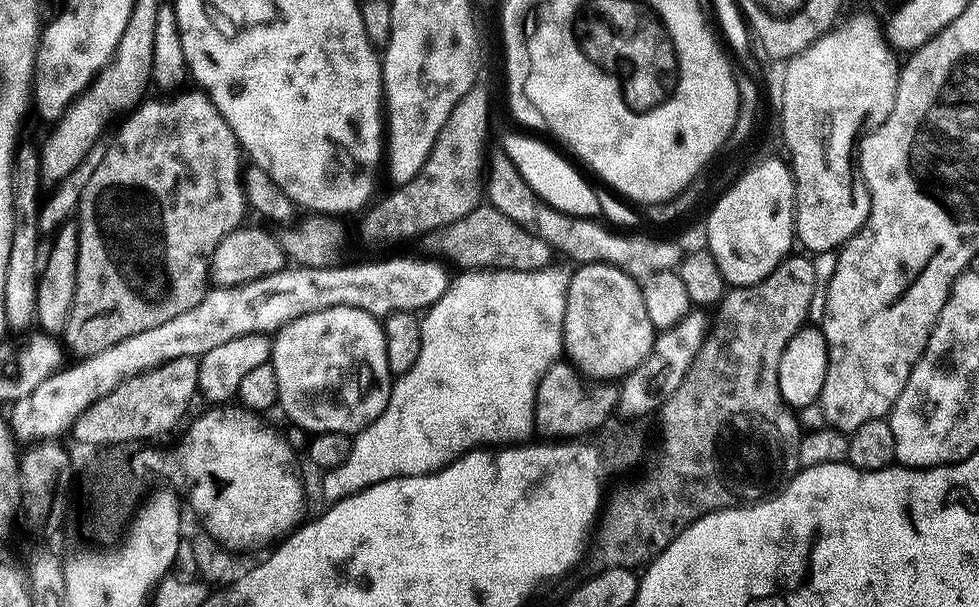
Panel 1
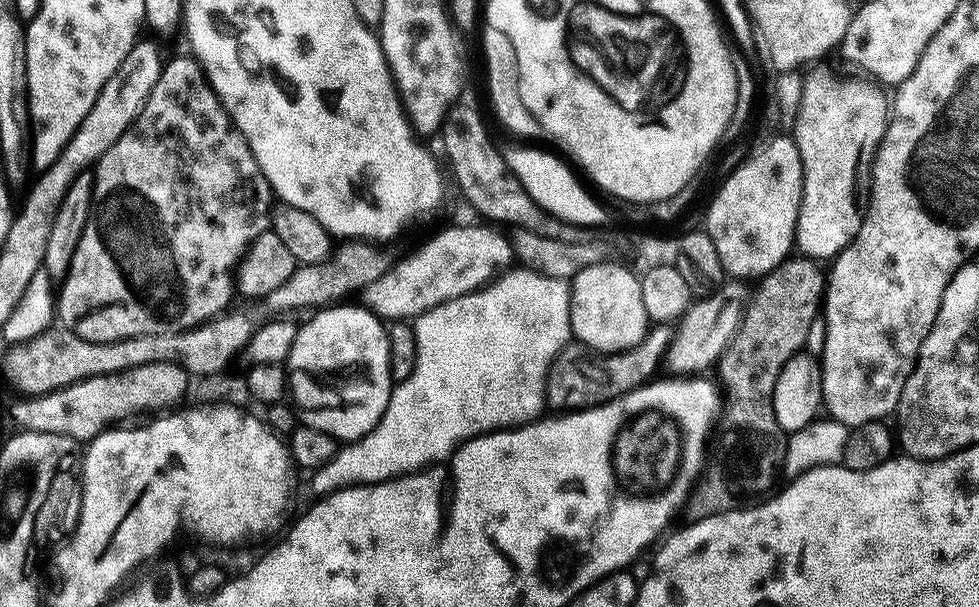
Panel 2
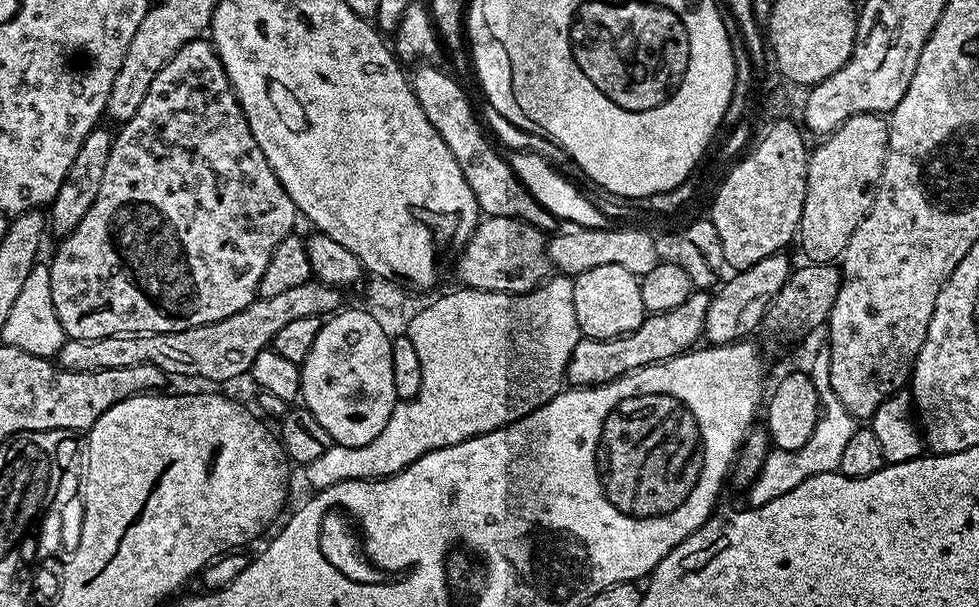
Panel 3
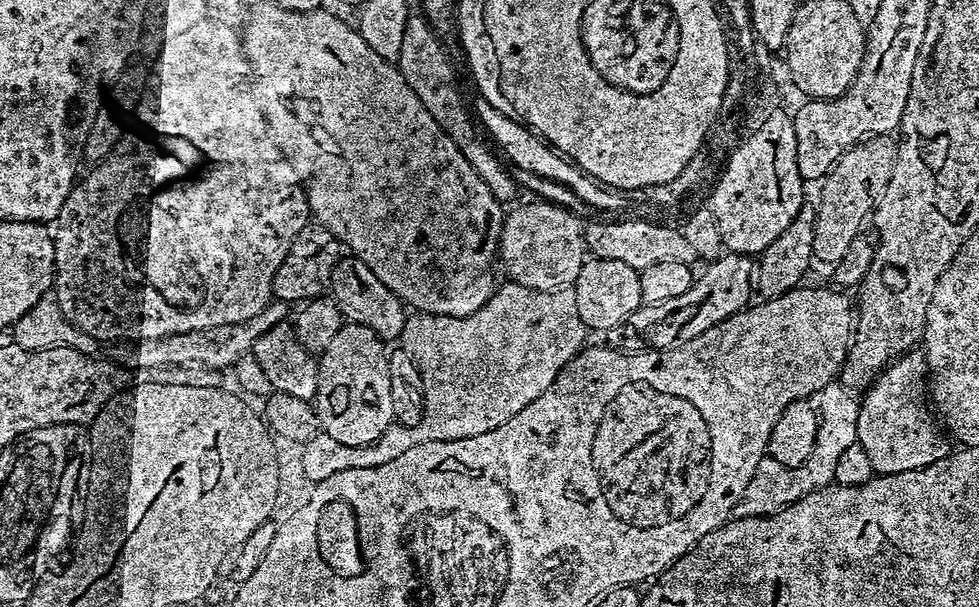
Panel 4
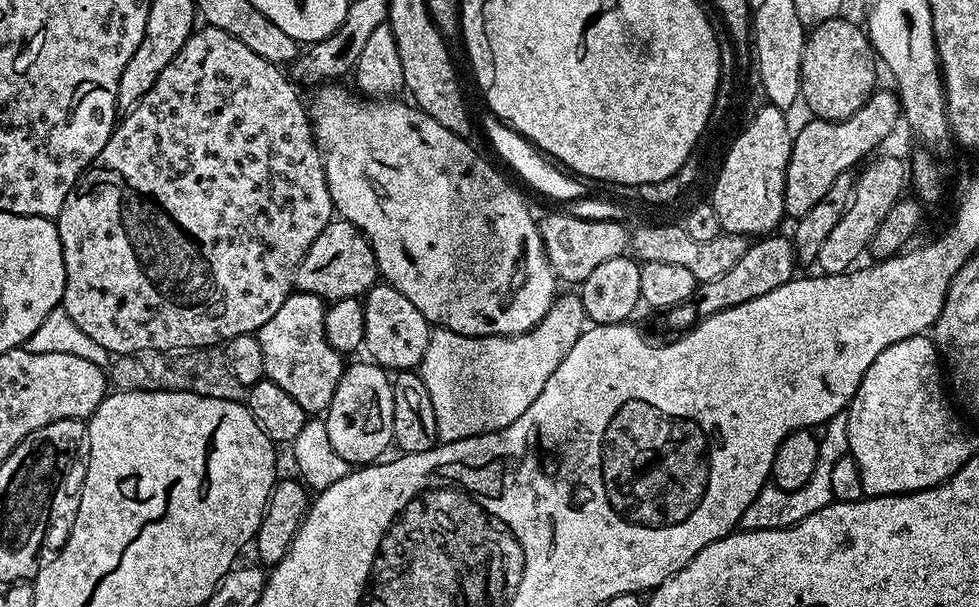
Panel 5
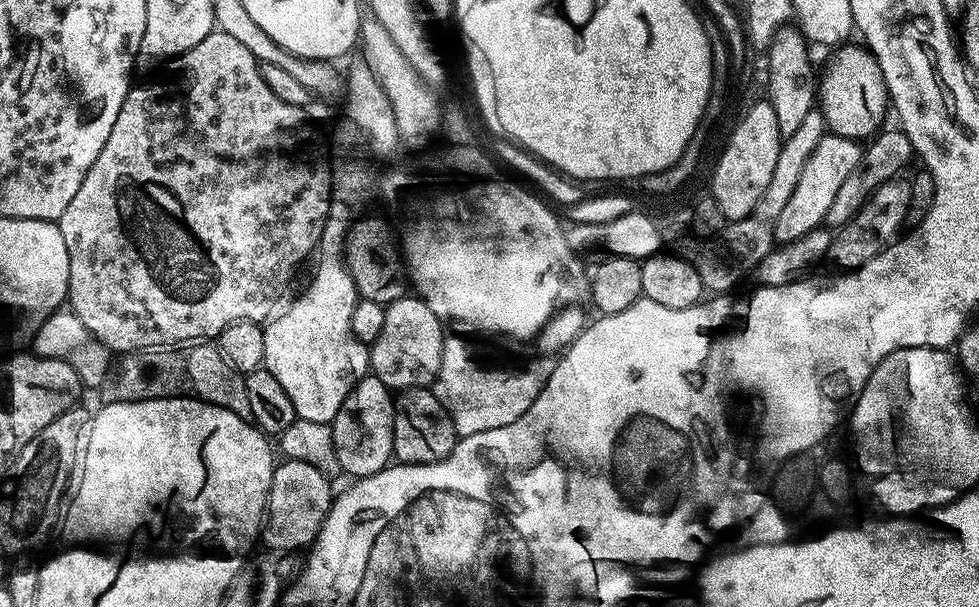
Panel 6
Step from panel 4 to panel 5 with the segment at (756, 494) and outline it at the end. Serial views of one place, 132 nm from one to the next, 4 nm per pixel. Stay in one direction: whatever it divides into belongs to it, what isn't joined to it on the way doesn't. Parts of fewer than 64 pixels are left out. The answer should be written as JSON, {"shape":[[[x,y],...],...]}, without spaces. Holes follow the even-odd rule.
{"shape":[[[841,414],[830,418],[827,424],[823,425],[819,442],[818,462],[814,466],[814,474],[810,474],[806,483],[793,492],[782,490],[777,484],[771,482],[765,484],[758,494],[758,498],[754,498],[754,502],[750,502],[750,506],[746,506],[746,514],[742,514],[739,527],[743,531],[788,528],[791,524],[802,522],[806,518],[810,518],[810,514],[820,512],[828,504],[833,503],[832,491],[830,490],[830,473],[834,471],[834,462],[838,462],[838,458],[849,455],[847,415]]]}

